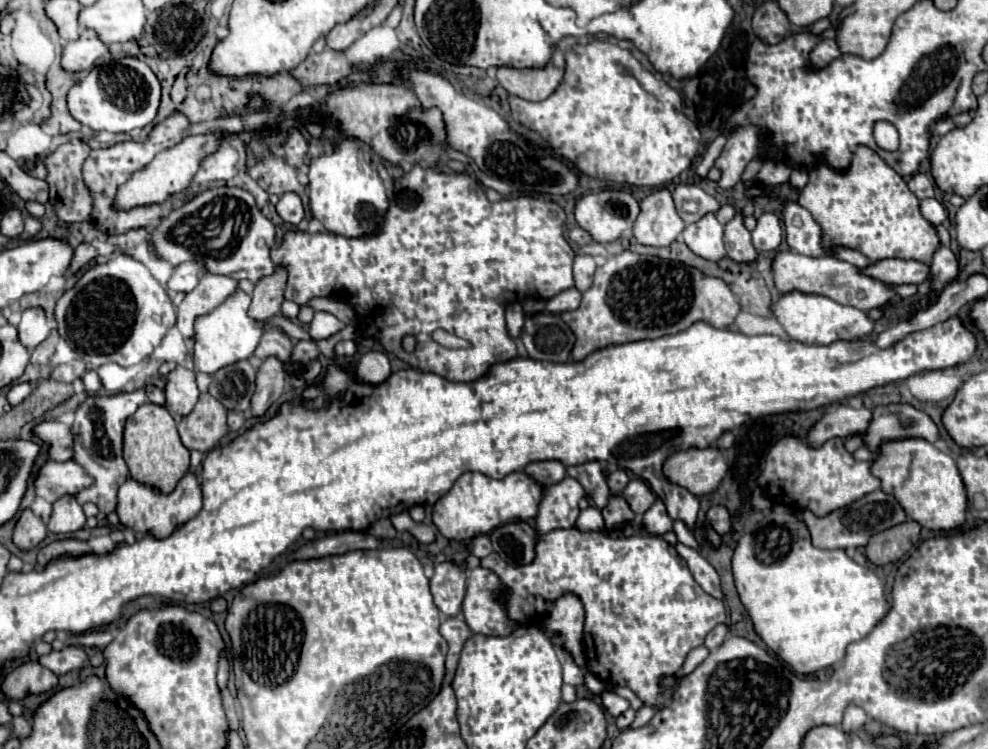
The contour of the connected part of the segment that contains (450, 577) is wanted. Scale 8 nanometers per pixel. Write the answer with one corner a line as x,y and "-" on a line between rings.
448,562
438,564
434,568
434,576
430,578
430,590
434,596
434,604
446,616
456,616
462,608
462,598
466,590
464,570

